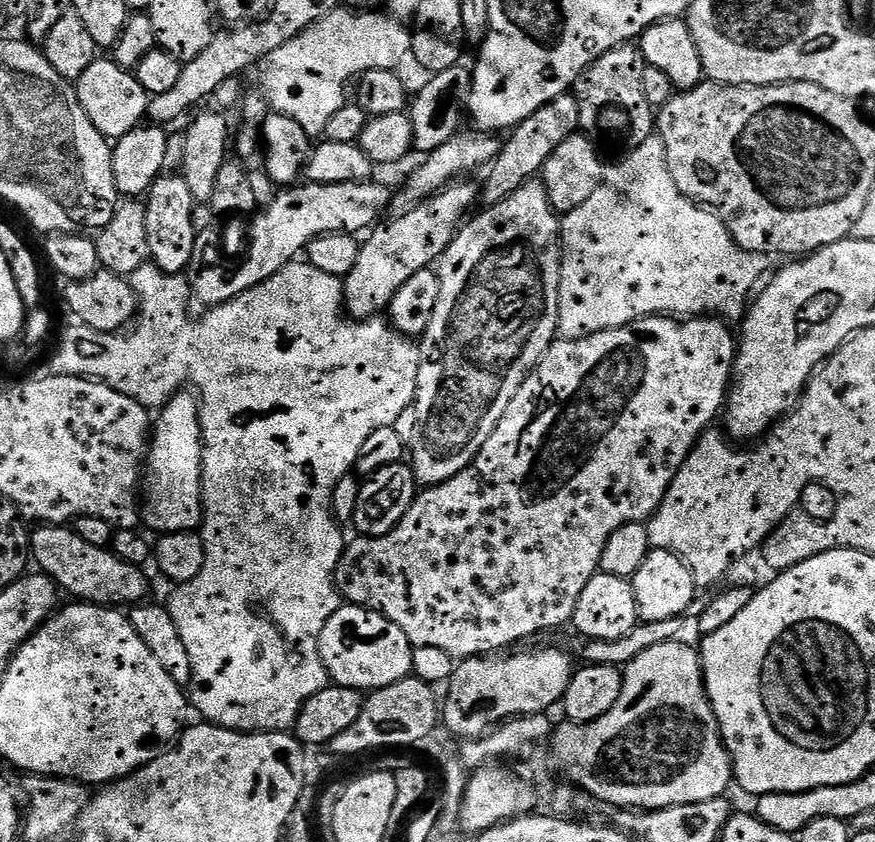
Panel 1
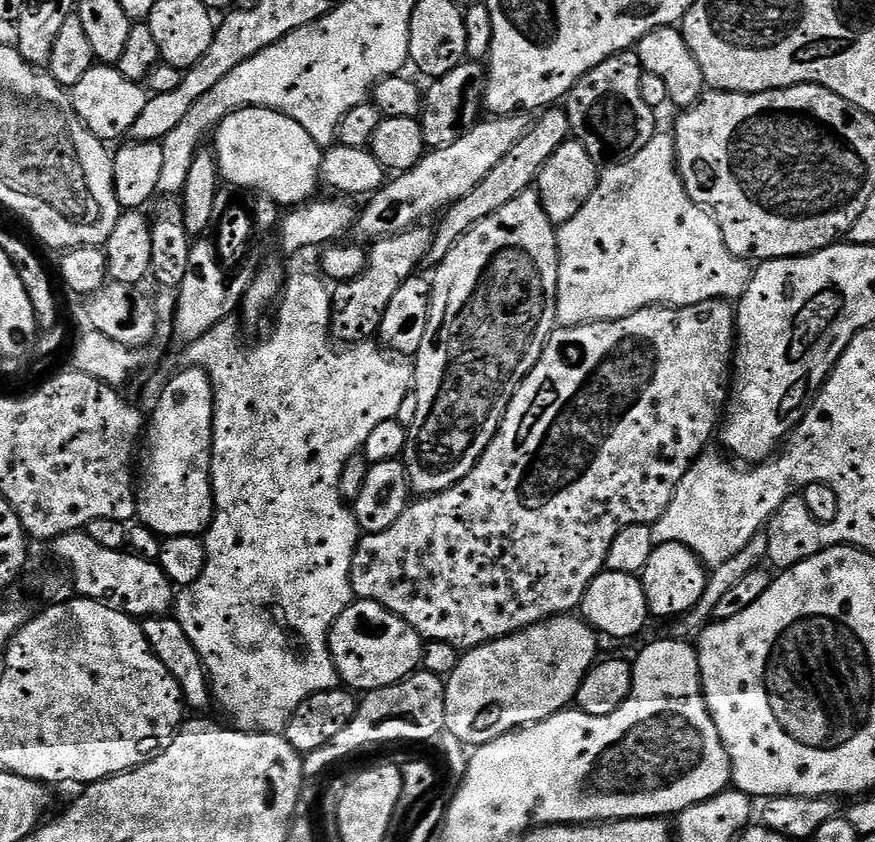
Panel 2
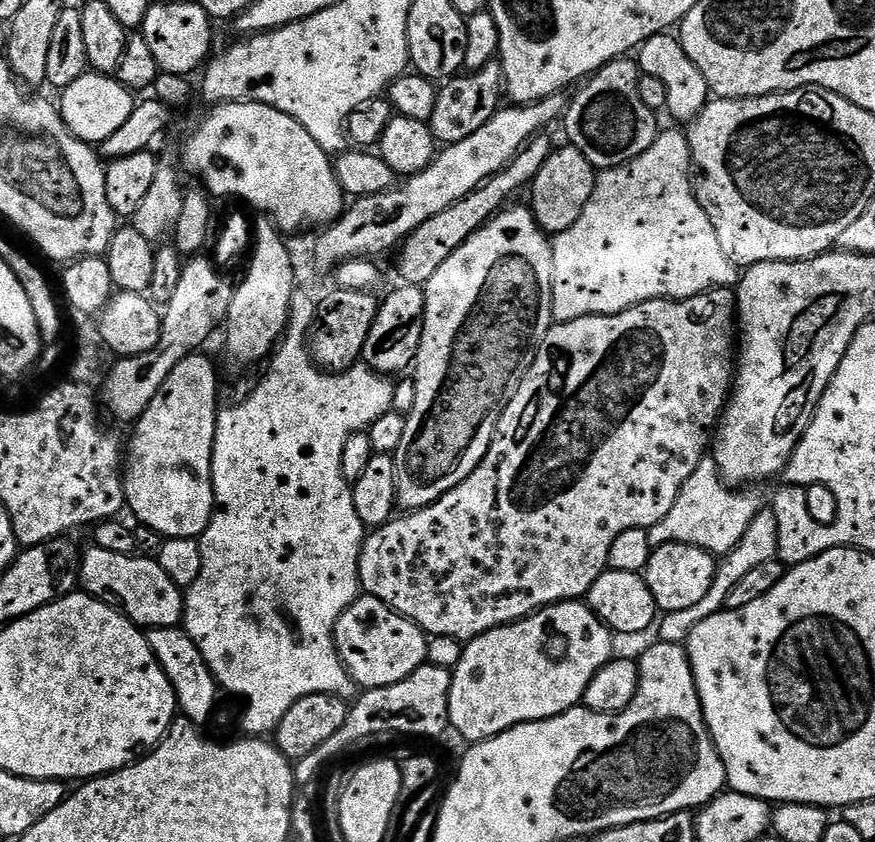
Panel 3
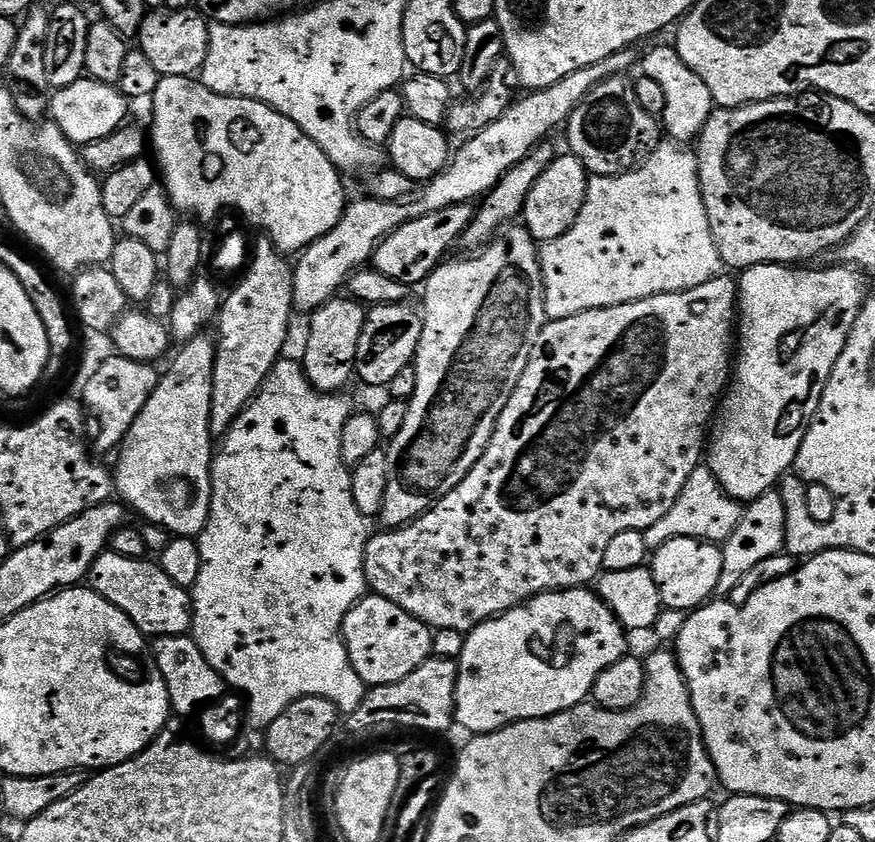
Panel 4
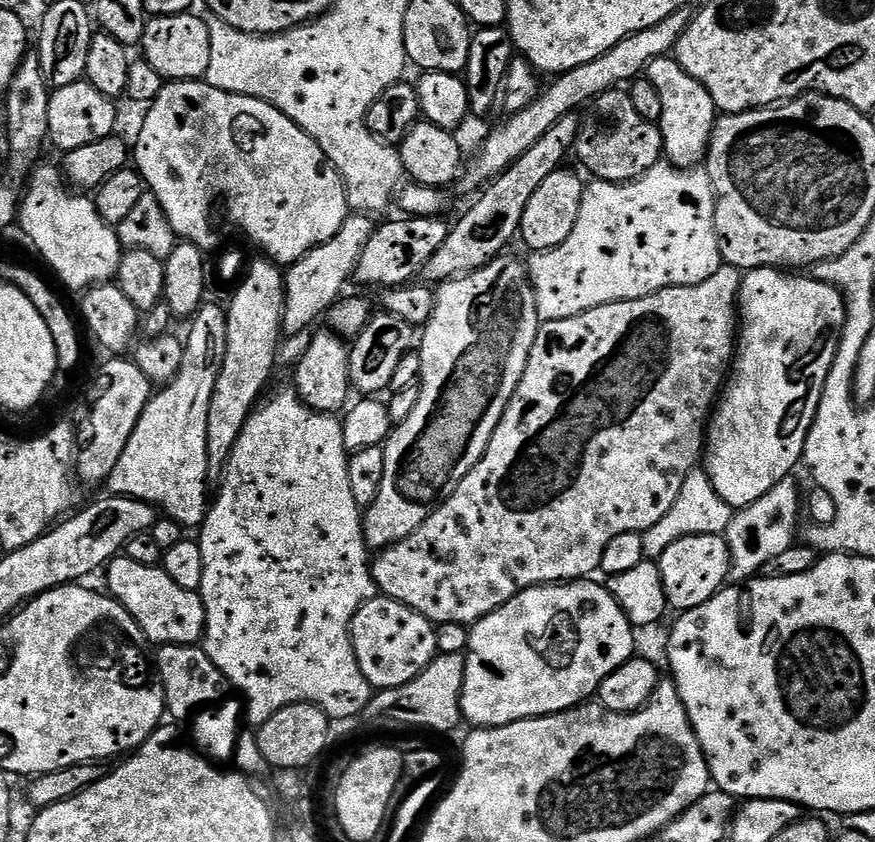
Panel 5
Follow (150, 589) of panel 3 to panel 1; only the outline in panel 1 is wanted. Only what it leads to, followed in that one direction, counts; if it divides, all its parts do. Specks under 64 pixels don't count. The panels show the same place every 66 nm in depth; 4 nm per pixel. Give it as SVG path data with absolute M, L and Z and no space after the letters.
M44 524L37 528L30 536L31 559L43 575L55 580L72 598L101 606L135 606L147 597L148 580L143 567L126 562L115 551L86 542L71 527Z

